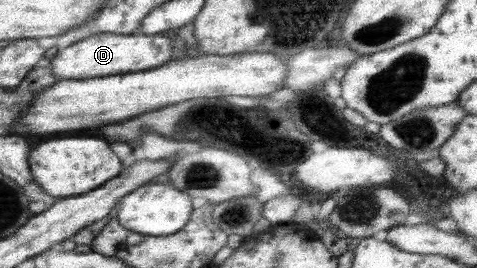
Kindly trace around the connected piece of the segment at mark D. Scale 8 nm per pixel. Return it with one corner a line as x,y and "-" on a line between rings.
134,32
127,35
94,33
68,48
51,54
54,74
61,79
86,80
90,78
117,76
145,72
160,68
174,58
174,44
169,37
145,35

